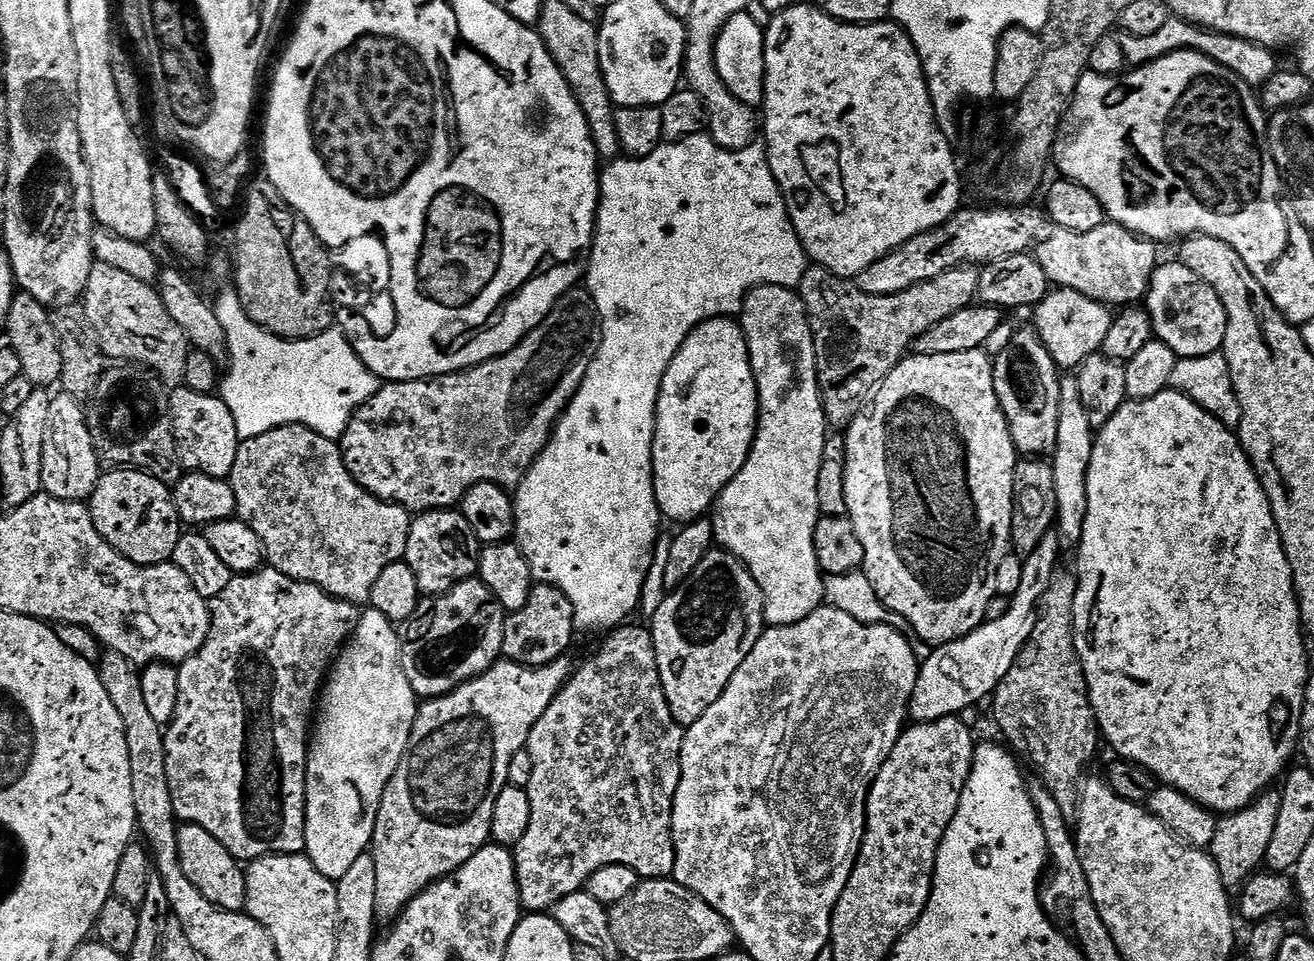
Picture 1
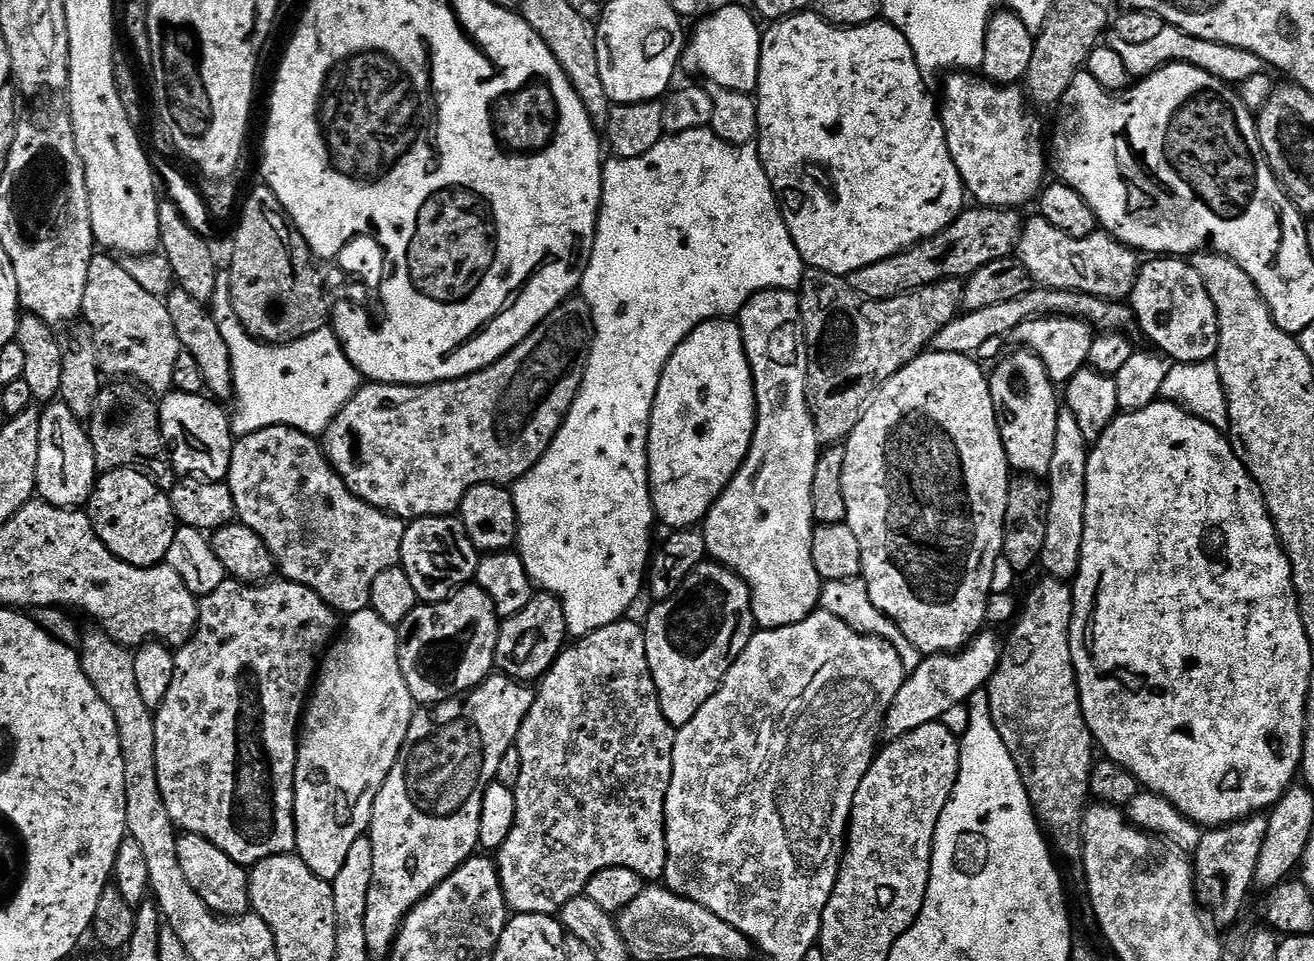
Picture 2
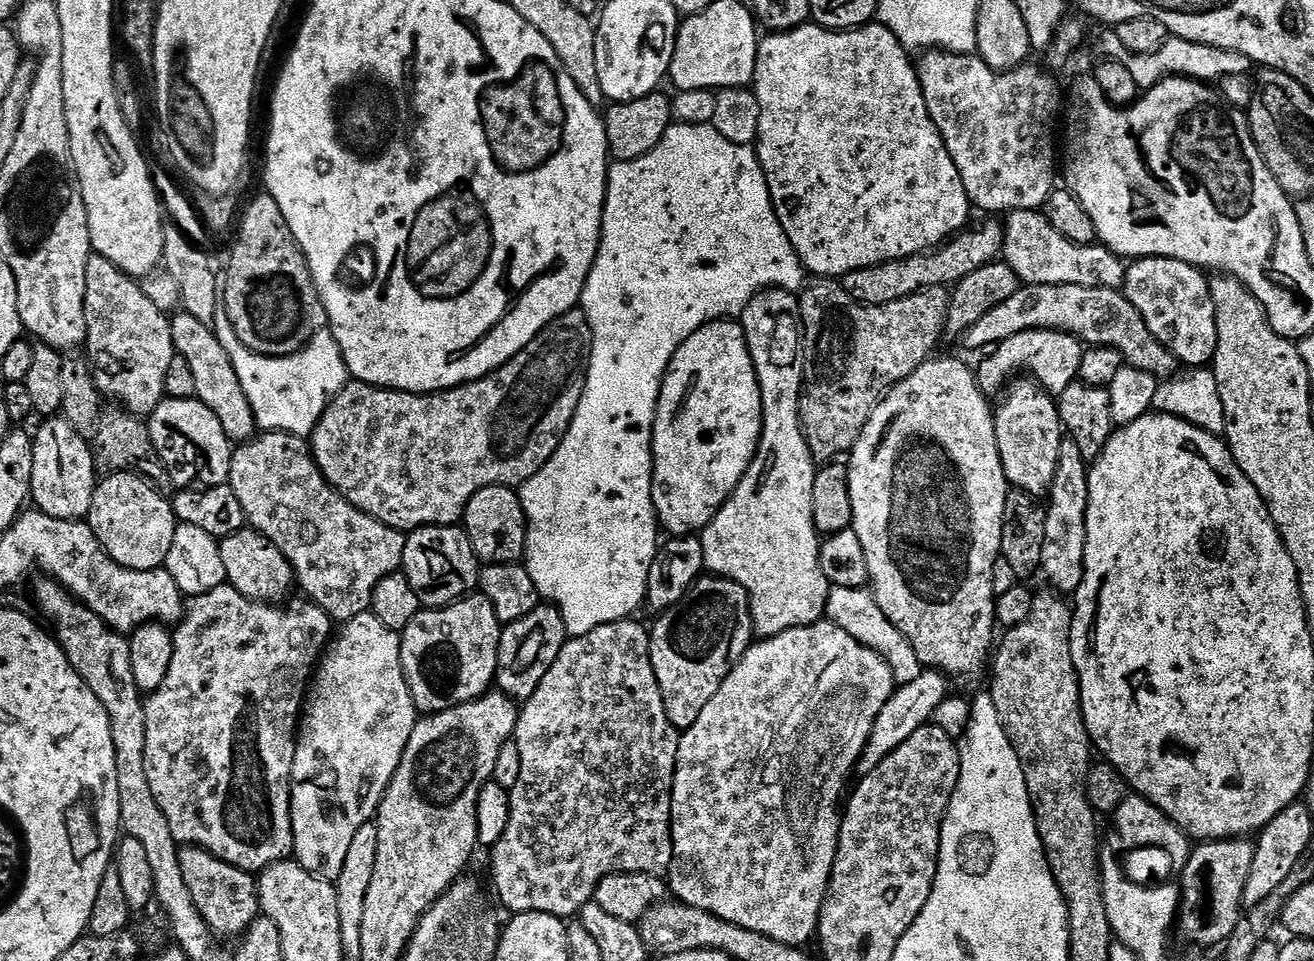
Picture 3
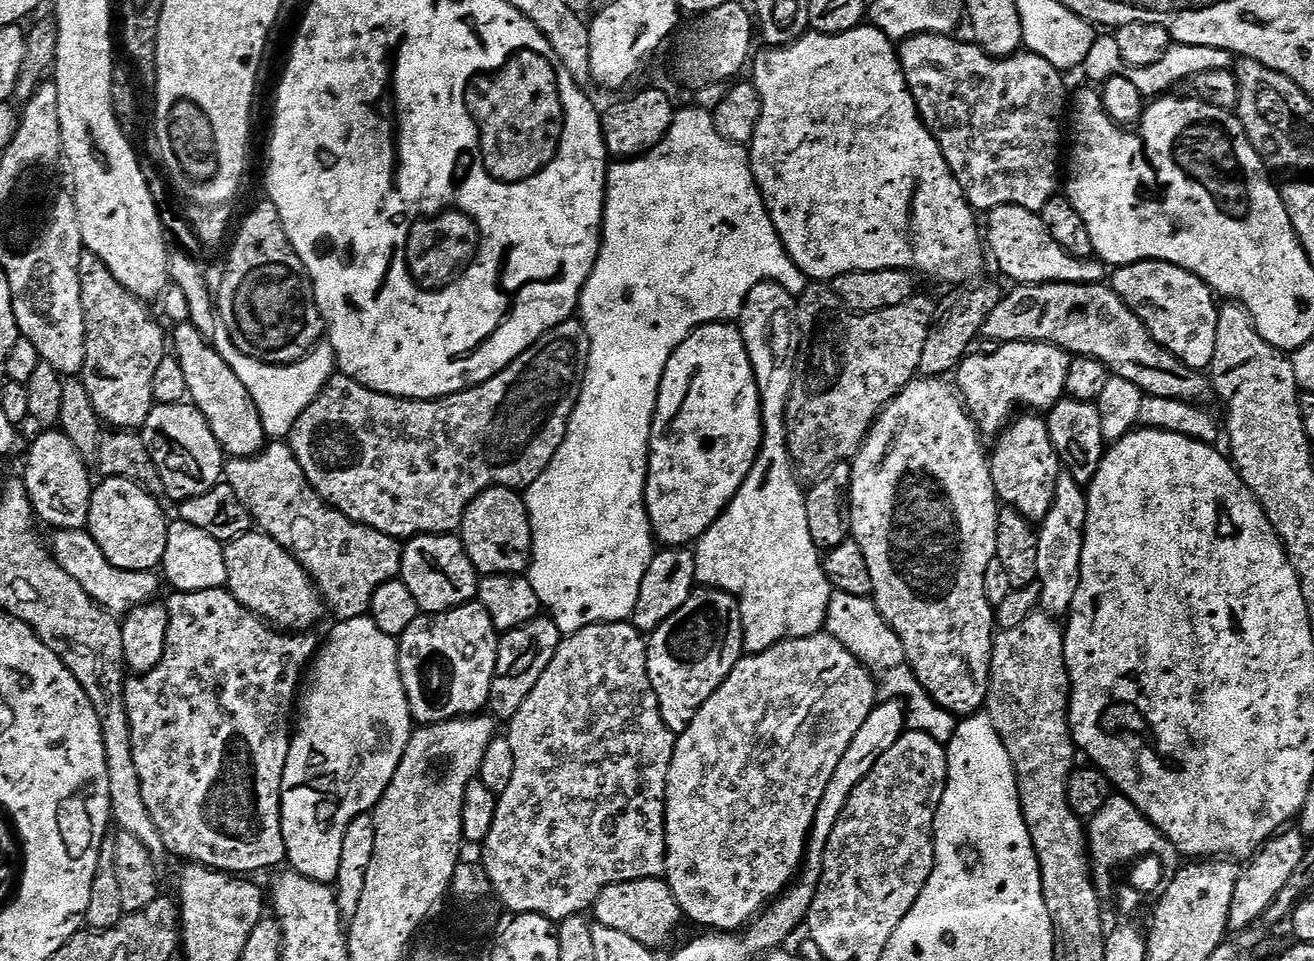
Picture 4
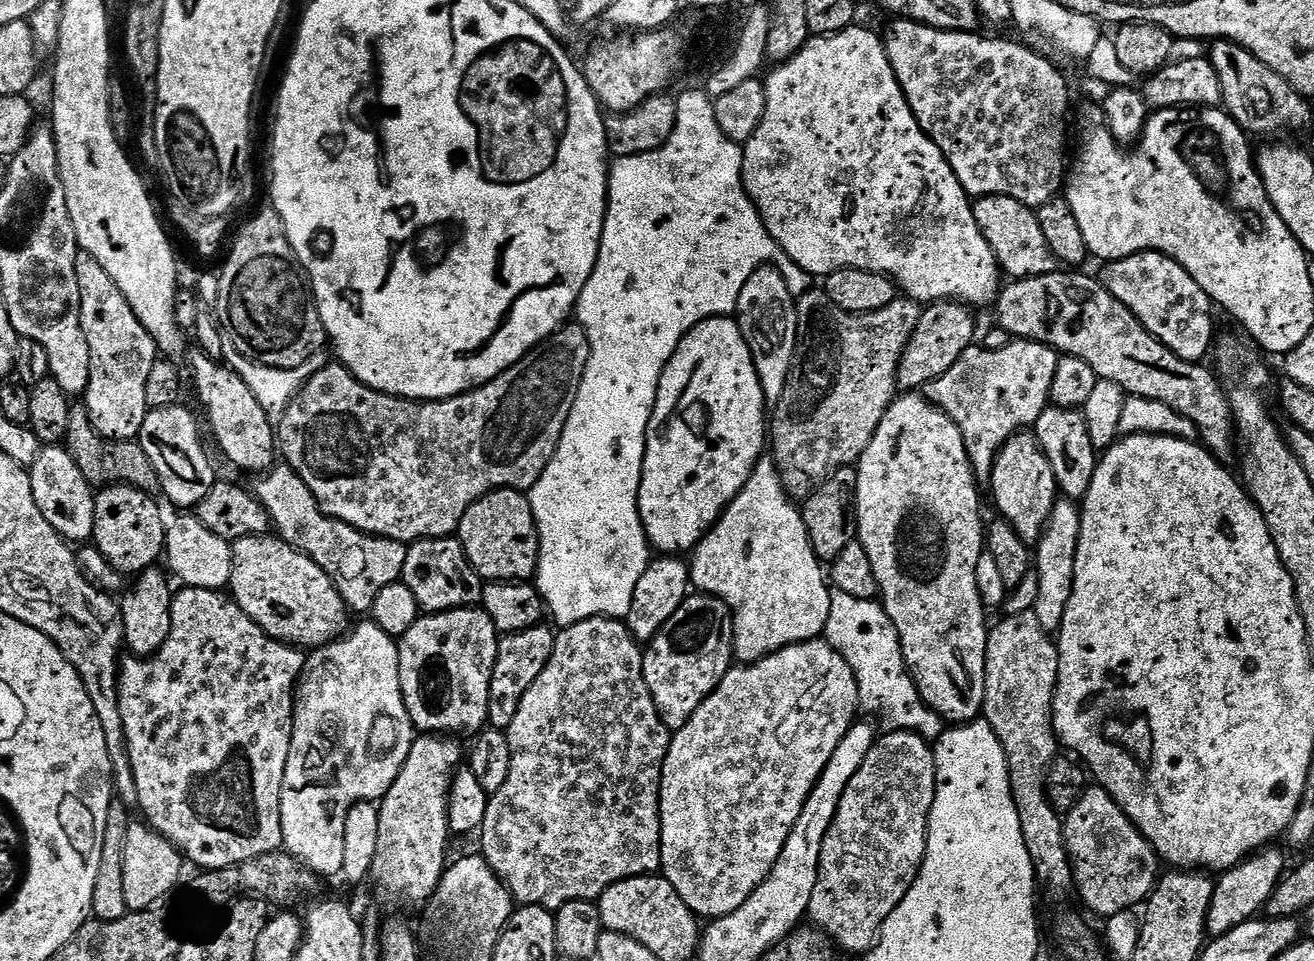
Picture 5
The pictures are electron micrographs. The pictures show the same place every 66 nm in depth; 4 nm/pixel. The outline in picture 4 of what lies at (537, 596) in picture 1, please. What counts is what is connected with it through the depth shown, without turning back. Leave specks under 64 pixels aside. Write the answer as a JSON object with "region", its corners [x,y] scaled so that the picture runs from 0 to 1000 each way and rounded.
{"region":[[[416,639],[407,641],[403,647],[381,662],[373,729],[374,744],[378,750],[386,751],[391,747],[391,743],[394,743],[394,735],[397,735],[397,730],[400,730],[400,722],[409,714],[409,706],[412,706],[412,697],[419,693],[419,685],[422,685],[427,665],[428,659]]]}

